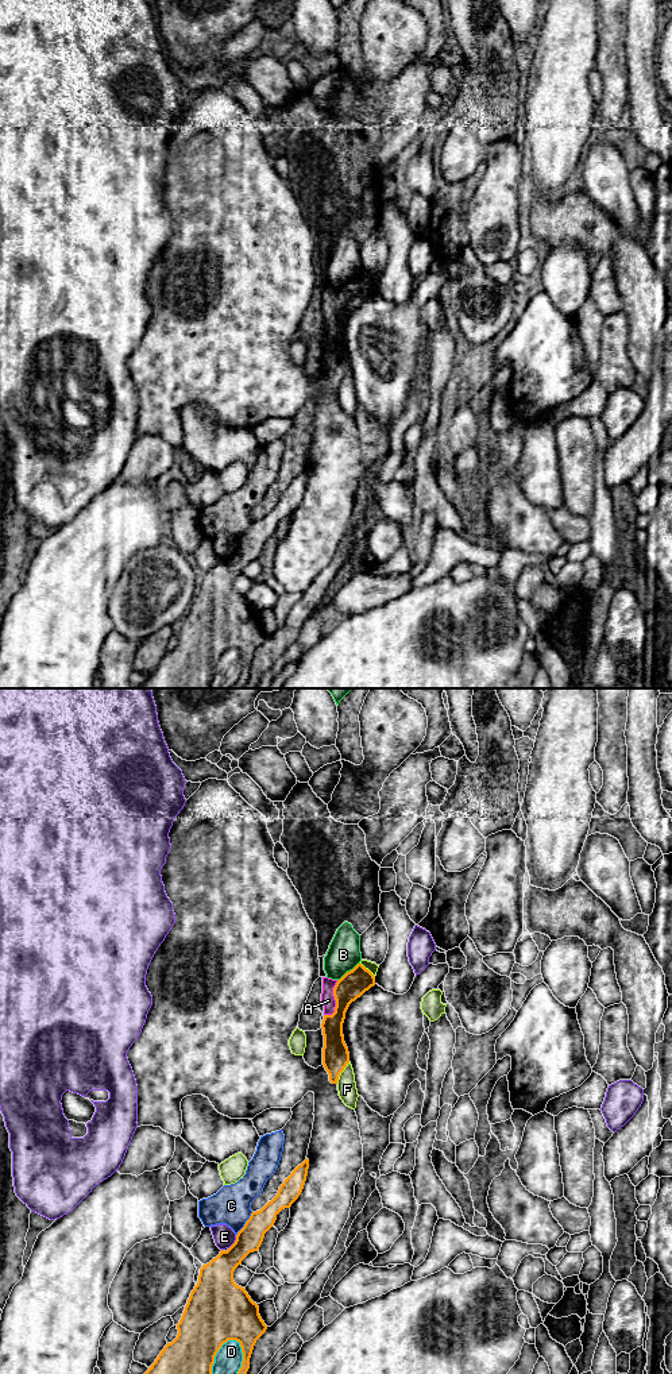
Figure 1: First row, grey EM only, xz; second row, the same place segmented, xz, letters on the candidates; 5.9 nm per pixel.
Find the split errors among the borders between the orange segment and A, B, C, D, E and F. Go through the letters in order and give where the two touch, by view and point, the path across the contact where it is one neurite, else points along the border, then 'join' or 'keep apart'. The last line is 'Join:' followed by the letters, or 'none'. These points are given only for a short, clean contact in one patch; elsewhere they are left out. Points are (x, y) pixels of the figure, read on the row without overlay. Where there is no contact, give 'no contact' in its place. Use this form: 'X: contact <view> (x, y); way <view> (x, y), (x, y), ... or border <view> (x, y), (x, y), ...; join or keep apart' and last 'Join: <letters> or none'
A: contact xz (335, 308); border xz (338, 289), (333, 297), (335, 319), (324, 324); keep apart
B: contact xz (350, 280); keep apart
C: contact xz (244, 533); keep apart
D: contact xz (217, 660); keep apart
E: contact xz (235, 551); keep apart
F: contact xz (342, 379); keep apart
Join: none

